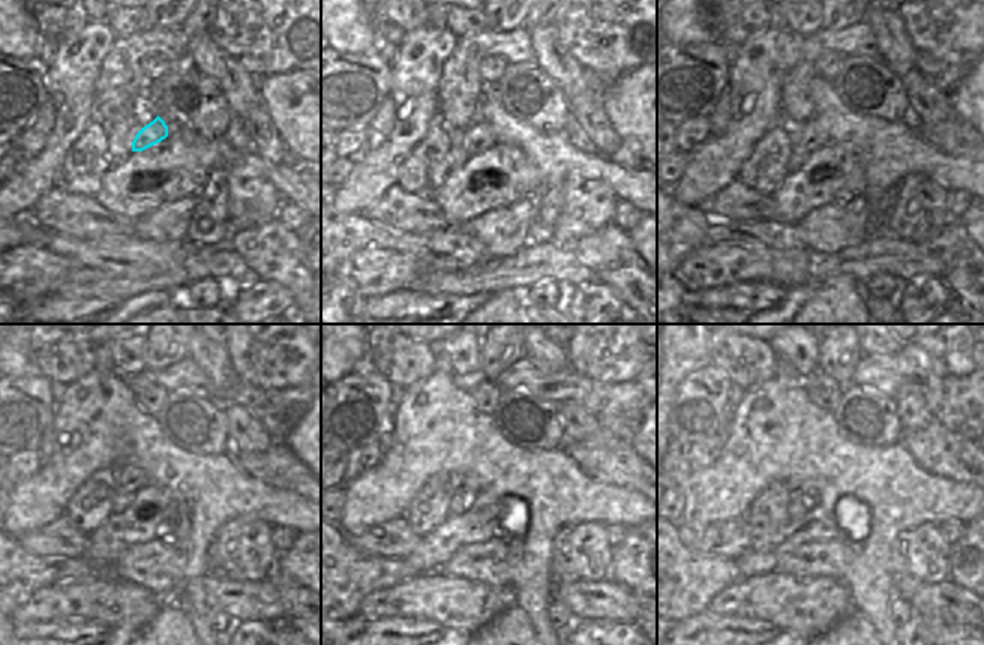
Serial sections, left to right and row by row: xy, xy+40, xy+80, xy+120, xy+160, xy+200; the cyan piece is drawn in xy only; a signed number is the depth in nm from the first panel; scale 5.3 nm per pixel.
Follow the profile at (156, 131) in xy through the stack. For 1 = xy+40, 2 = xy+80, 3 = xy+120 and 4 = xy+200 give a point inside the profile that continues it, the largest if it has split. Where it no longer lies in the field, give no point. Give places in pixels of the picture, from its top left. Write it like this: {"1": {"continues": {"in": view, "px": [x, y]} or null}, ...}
{"1": {"continues": {"in": "xy+40", "px": [477, 137]}}, "2": {"continues": {"in": "xy+80", "px": [810, 137]}}, "3": {"continues": {"in": "xy+120", "px": [134, 479]}}, "4": {"continues": {"in": "xy+200", "px": [795, 486]}}}

